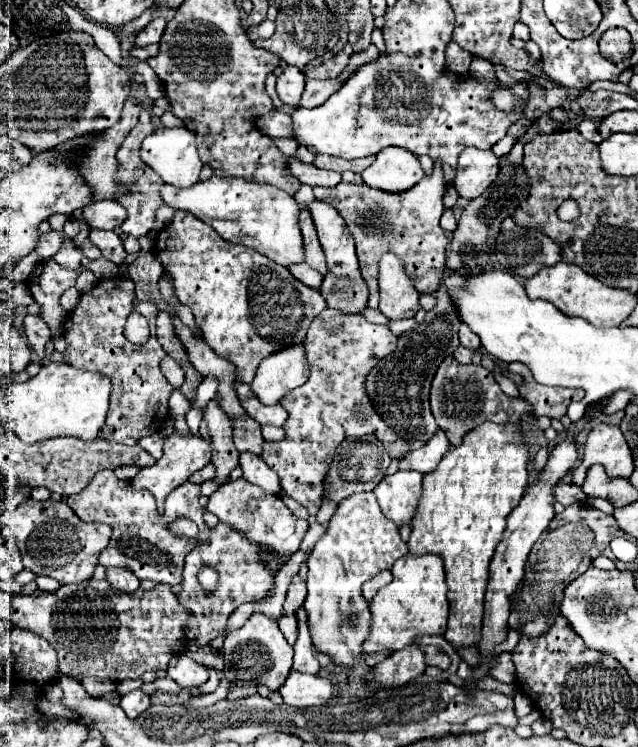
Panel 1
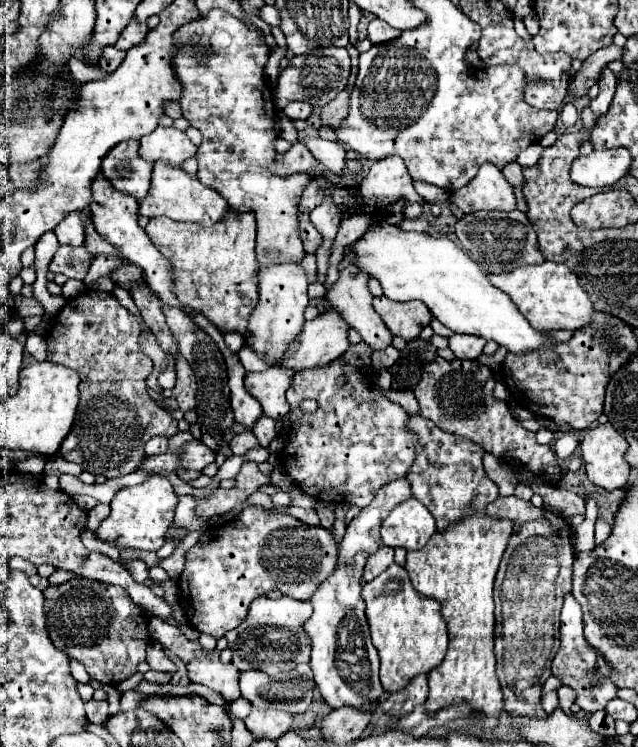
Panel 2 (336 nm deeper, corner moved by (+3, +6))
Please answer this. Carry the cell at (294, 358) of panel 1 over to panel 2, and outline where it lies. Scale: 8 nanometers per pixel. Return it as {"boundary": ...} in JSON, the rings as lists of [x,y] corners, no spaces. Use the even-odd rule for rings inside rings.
{"boundary":[[[325,311],[321,317],[307,321],[299,341],[285,355],[281,367],[303,371],[331,363],[349,349],[349,327],[337,311]]]}

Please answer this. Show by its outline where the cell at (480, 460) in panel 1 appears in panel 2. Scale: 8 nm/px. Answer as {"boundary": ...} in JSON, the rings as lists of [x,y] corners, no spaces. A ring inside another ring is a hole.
{"boundary":[[[485,511],[453,523],[445,533],[435,533],[419,551],[407,553],[405,569],[415,591],[423,597],[435,599],[441,605],[441,615],[449,631],[449,649],[443,663],[429,673],[429,697],[425,707],[441,711],[453,703],[469,703],[481,719],[485,731],[493,731],[503,711],[503,691],[495,675],[493,629],[495,629],[495,601],[493,581],[513,533],[513,523],[507,519],[493,519]]]}

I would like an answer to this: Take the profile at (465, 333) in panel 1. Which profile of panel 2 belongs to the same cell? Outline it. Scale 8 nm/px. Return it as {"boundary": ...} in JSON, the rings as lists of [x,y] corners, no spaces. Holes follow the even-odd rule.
{"boundary":[[[453,335],[449,337],[449,349],[459,359],[477,359],[483,353],[485,339],[477,339],[475,335]]]}

